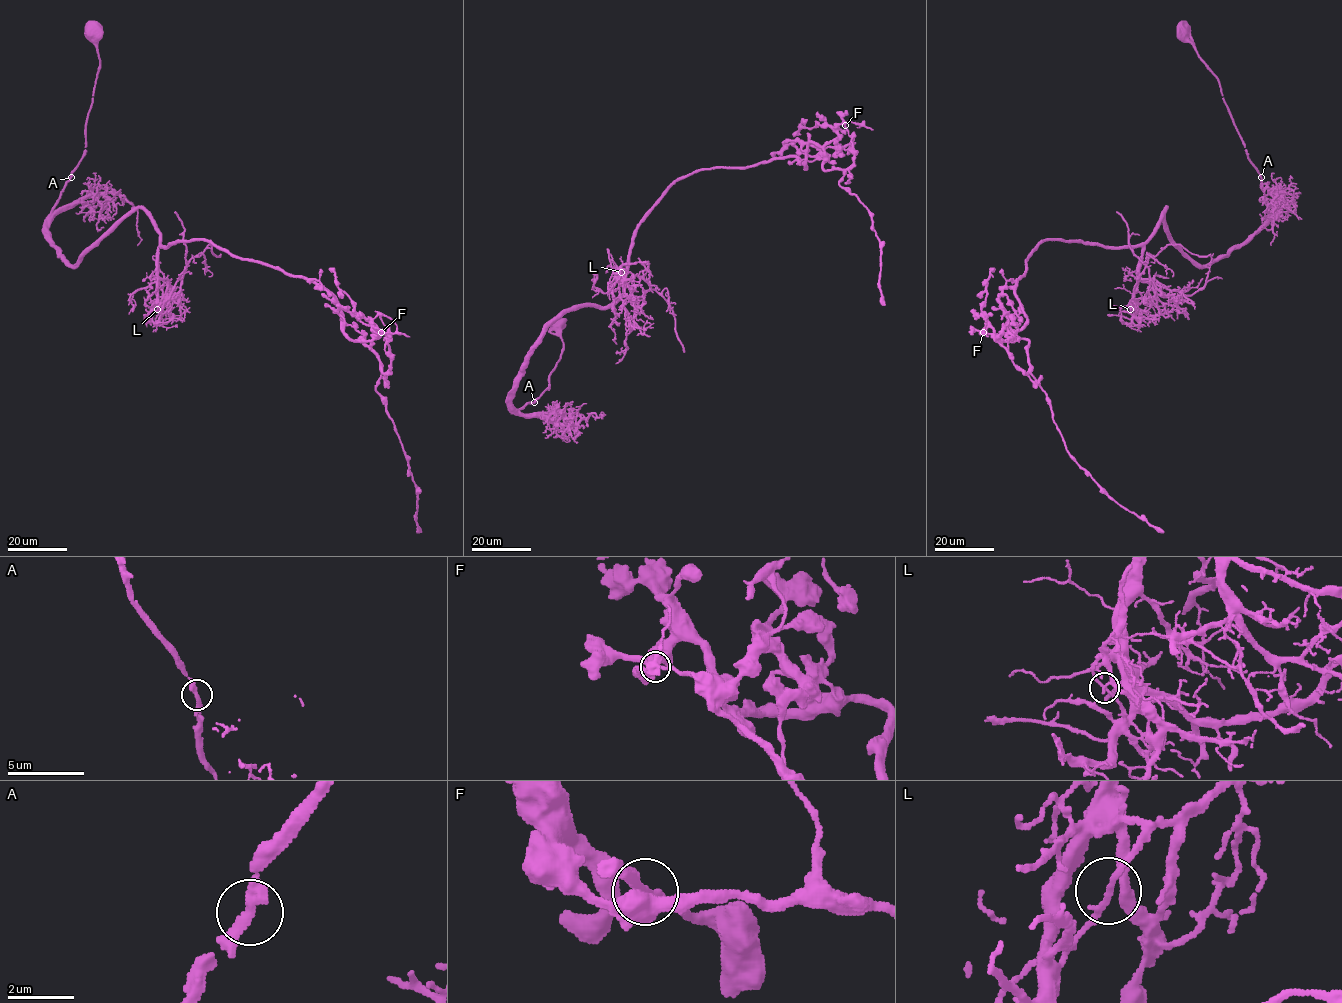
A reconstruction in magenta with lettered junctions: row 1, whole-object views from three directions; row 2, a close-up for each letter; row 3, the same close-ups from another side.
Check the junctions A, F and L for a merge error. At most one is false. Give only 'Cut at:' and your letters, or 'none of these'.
Cut at: L

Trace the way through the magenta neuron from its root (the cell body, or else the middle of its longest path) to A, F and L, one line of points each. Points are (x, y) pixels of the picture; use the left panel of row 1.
A: (94, 30), (100, 69), (86, 121), (85, 152), (70, 177)
F: (94, 30), (55, 248), (74, 265), (141, 208), (163, 247), (207, 240), (307, 277), (361, 341), (381, 332)
L: (94, 30), (100, 69), (85, 152), (50, 214), (47, 238), (72, 265), (141, 208), (159, 234), (157, 309)

